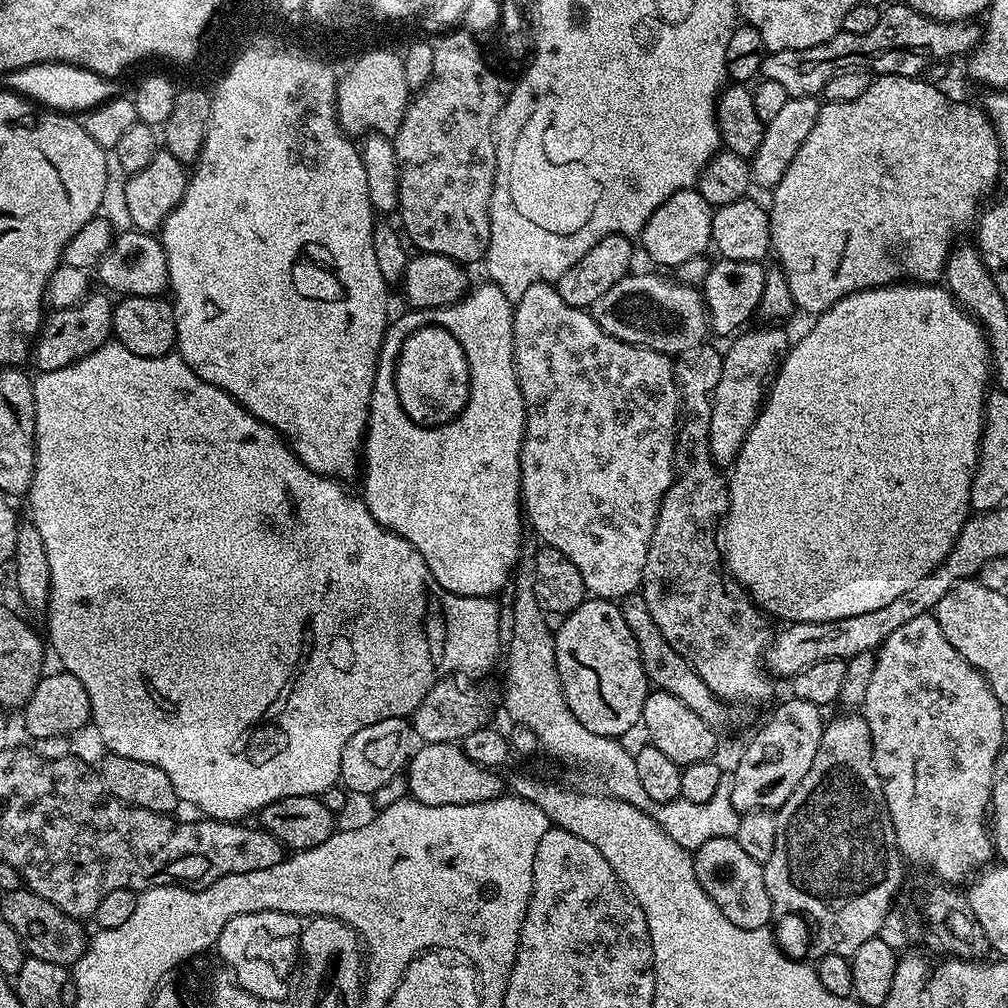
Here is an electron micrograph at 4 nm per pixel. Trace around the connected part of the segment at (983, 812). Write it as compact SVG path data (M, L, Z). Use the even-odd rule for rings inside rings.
M925 614L918 618L910 618L910 622L898 626L898 630L894 630L894 634L890 634L890 638L886 638L886 642L880 645L876 652L874 674L870 674L870 686L866 686L862 714L870 726L872 757L876 773L882 782L884 801L892 819L892 829L896 835L896 848L905 861L917 860L918 863L925 864L937 876L935 879L945 885L957 886L956 884L960 883L963 885L977 869L989 863L988 859L993 859L994 845L988 819L992 802L994 774L996 773L996 757L1006 748L1006 744L1004 744L1006 735L1002 726L1005 711L1005 705L998 702L998 698L989 688L987 678L974 666L970 666L970 662L966 662L966 658L962 658L962 654L958 654L958 650L954 650L954 646L950 646L950 642L946 642L946 634L942 634L942 626L938 626L935 615Z

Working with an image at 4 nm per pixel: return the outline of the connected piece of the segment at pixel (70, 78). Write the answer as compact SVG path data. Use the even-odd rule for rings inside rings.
M49 62L47 64L31 64L25 68L16 68L7 73L7 87L13 93L19 94L37 105L48 110L55 110L65 114L83 114L90 108L96 108L105 100L117 95L117 81L99 76L89 68L77 68L74 64Z

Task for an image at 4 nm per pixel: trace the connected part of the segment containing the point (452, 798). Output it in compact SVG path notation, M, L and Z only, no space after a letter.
M421 743L419 747L411 753L406 765L409 797L426 806L462 806L496 800L505 795L506 788L501 773L471 760L459 743Z

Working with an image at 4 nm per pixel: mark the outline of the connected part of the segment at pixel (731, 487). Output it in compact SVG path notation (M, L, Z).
M901 282L901 283L899 283L899 284L897 284L897 285L895 285L895 286L889 286L889 287L886 287L886 288L868 288L868 289L866 289L866 291L865 291L865 292L855 292L855 293L854 293L854 294L850 294L850 295L849 295L849 296L847 296L847 297L846 297L846 298L842 298L842 299L841 299L841 300L839 300L839 302L838 302L838 303L836 303L836 305L834 305L834 307L832 307L832 308L828 308L828 309L826 309L826 310L825 310L825 312L822 312L822 313L819 313L819 315L817 315L817 316L816 316L816 317L815 317L815 320L816 320L816 325L814 325L814 326L813 326L813 328L812 328L812 329L810 329L810 330L809 330L809 332L808 332L808 333L806 333L806 334L805 334L805 336L804 336L804 337L802 337L802 338L801 338L801 340L800 340L800 341L798 341L798 342L797 342L797 344L796 344L796 341L795 341L795 343L793 343L793 344L792 344L792 345L791 345L791 347L789 347L789 349L788 349L788 357L786 357L786 359L785 359L785 360L782 360L782 361L781 361L781 362L780 362L780 371L779 371L779 372L777 372L777 374L776 374L776 380L775 380L775 382L773 382L773 384L772 384L772 387L771 387L771 388L769 388L769 389L767 389L767 392L766 392L766 399L765 399L765 401L764 401L764 403L763 403L763 405L762 405L762 407L761 407L761 410L760 410L760 413L759 413L759 414L757 414L757 416L756 416L756 421L755 421L755 422L754 422L754 426L750 426L750 434L746 434L746 442L745 442L745 443L744 443L744 445L743 445L743 446L742 446L742 450L741 450L741 451L740 451L740 453L739 453L739 454L738 454L738 458L737 458L737 459L736 459L736 463L735 463L735 464L733 464L733 465L732 465L732 467L731 467L731 469L730 469L730 479L729 479L729 480L728 480L728 515L727 515L727 517L726 517L726 519L725 519L725 520L724 520L724 521L723 521L723 524L722 524L722 556L723 556L723 559L724 559L724 560L725 560L725 561L726 561L726 568L727 568L727 571L728 571L728 572L729 572L729 573L731 573L731 575L732 575L732 576L733 576L733 577L734 577L734 579L735 579L735 581L736 581L736 583L737 583L737 584L739 584L739 585L740 585L740 587L741 587L741 588L743 588L743 589L745 589L745 590L747 590L747 591L748 591L748 592L749 592L749 593L750 593L750 595L751 595L751 597L752 597L752 599L753 599L753 600L755 600L755 602L756 602L756 606L757 606L757 608L759 608L759 609L761 609L761 610L763 610L763 611L764 611L764 612L765 612L765 613L767 613L767 615L768 615L768 616L769 616L769 617L772 617L772 618L775 618L775 616L777 616L777 618L778 618L778 619L780 619L780 620L784 620L784 621L780 621L780 622L791 622L791 623L794 623L794 624L809 624L809 623L810 623L810 622L830 622L830 621L831 621L831 620L841 620L841 619L842 619L842 618L854 618L854 614L870 614L870 610L882 610L882 606L886 606L886 605L887 605L887 604L888 604L888 603L889 603L889 602L894 602L894 598L898 598L898 597L899 597L899 596L901 596L901 595L902 595L902 594L906 594L906 590L910 590L910 586L914 586L914 582L919 582L919 581L920 581L920 580L921 580L921 579L922 579L922 578L926 578L926 574L930 574L930 573L931 573L931 572L933 572L933 571L934 571L934 569L935 569L935 568L937 568L937 566L939 566L939 564L941 564L941 562L943 562L943 560L945 560L945 559L946 559L946 558L947 558L947 557L948 557L948 555L949 555L949 554L950 554L950 550L951 550L951 549L952 549L952 547L953 547L953 546L954 546L954 542L955 542L955 541L956 541L956 536L957 536L957 535L958 535L958 533L959 533L959 532L960 532L960 531L961 531L961 530L962 530L962 526L963 526L963 525L964 525L964 521L965 521L965 520L967 520L967 519L968 519L968 517L969 517L969 515L970 515L970 501L971 501L971 499L972 499L972 478L973 478L973 475L974 475L974 473L975 473L975 471L976 471L976 457L977 457L977 456L979 456L979 455L980 455L980 438L981 438L981 435L982 435L982 433L983 433L983 431L984 431L984 401L985 401L985 399L986 399L986 393L987 393L987 392L988 392L988 391L989 391L989 388L990 388L990 353L989 353L989 351L988 351L988 341L987 341L987 340L985 340L985 338L984 338L984 330L983 330L983 328L981 328L981 327L980 327L980 325L979 325L979 324L977 324L977 323L976 323L976 321L975 321L975 320L973 320L973 319L972 319L972 317L971 317L971 316L969 316L969 315L968 315L968 313L967 313L967 312L965 312L965 311L964 311L964 309L963 309L963 308L961 308L961 307L960 307L960 305L959 305L959 304L957 304L957 302L956 302L956 297L955 297L955 296L953 296L953 295L952 295L952 293L951 293L951 292L949 292L949 291L948 291L948 289L947 289L947 287L944 287L944 286L937 286L937 285L936 285L936 284L935 284L935 283L931 283L931 284L922 284L922 283L919 283L919 282Z

